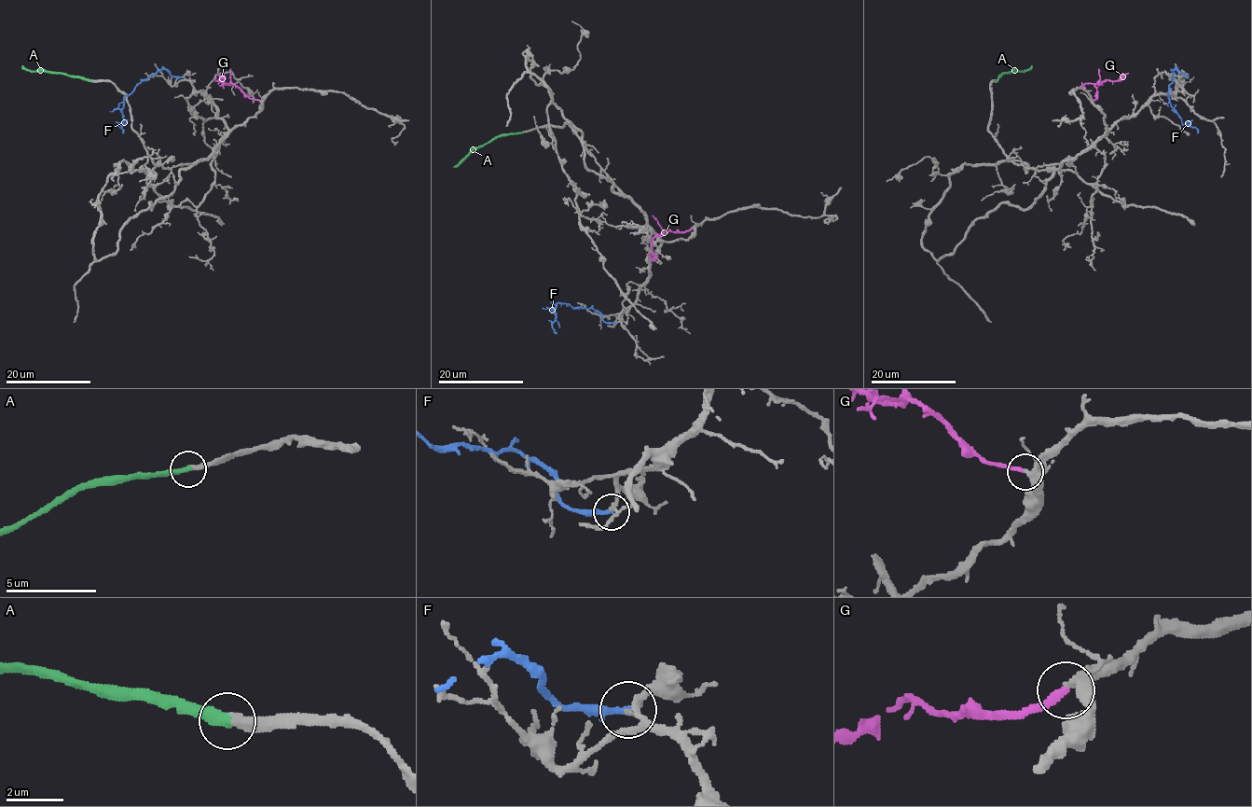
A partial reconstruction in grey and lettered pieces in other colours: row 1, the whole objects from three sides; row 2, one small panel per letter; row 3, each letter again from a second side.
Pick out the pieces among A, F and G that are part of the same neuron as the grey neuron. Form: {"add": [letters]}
{"add": ["A", "G"]}

